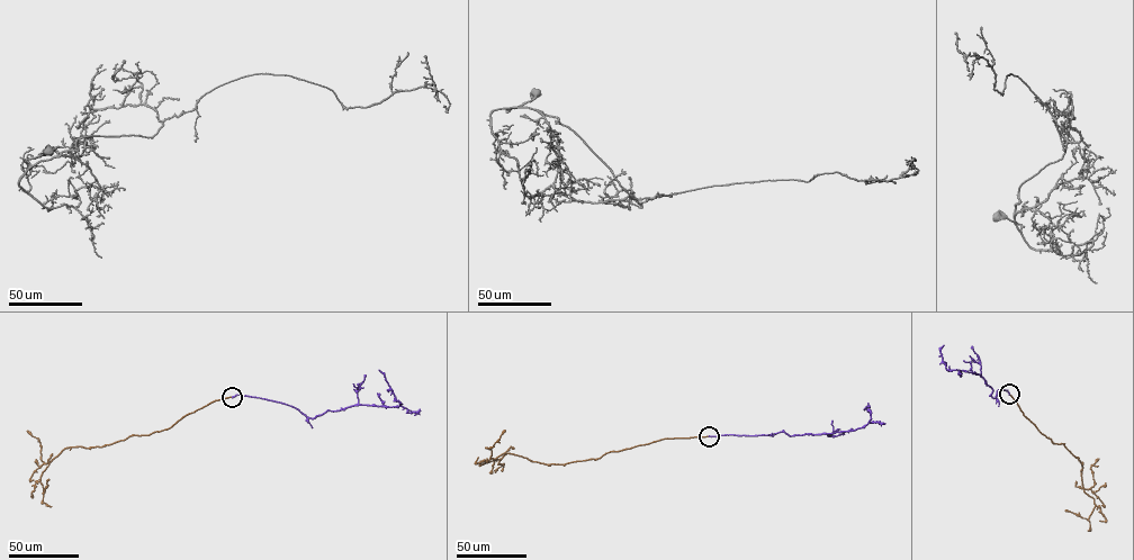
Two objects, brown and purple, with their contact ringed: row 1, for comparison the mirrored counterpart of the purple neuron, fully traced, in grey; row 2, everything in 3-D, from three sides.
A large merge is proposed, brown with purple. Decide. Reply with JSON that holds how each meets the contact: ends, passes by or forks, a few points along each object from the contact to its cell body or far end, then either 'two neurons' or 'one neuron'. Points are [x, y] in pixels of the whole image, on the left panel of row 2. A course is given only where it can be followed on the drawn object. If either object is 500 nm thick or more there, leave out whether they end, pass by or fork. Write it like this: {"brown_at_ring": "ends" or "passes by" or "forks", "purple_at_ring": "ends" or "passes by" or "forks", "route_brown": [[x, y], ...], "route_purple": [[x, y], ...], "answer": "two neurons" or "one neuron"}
{"brown_at_ring": "ends", "purple_at_ring": "ends", "route_brown": [[232, 397], [215, 400], [147, 435], [129, 435], [100, 446], [64, 449], [42, 473], [43, 493], [48, 479]], "route_purple": [[232, 397], [248, 395], [280, 402], [312, 418], [326, 411], [356, 405], [401, 405], [379, 370]], "answer": "two neurons"}

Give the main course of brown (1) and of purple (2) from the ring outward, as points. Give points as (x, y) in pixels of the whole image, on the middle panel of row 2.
1: (709, 436), (662, 439), (606, 453), (600, 458), (546, 464), (505, 452), (491, 458), (491, 448), (505, 430)
2: (709, 436), (782, 432), (792, 435), (853, 430), (864, 426), (871, 418), (870, 406), (864, 409)

